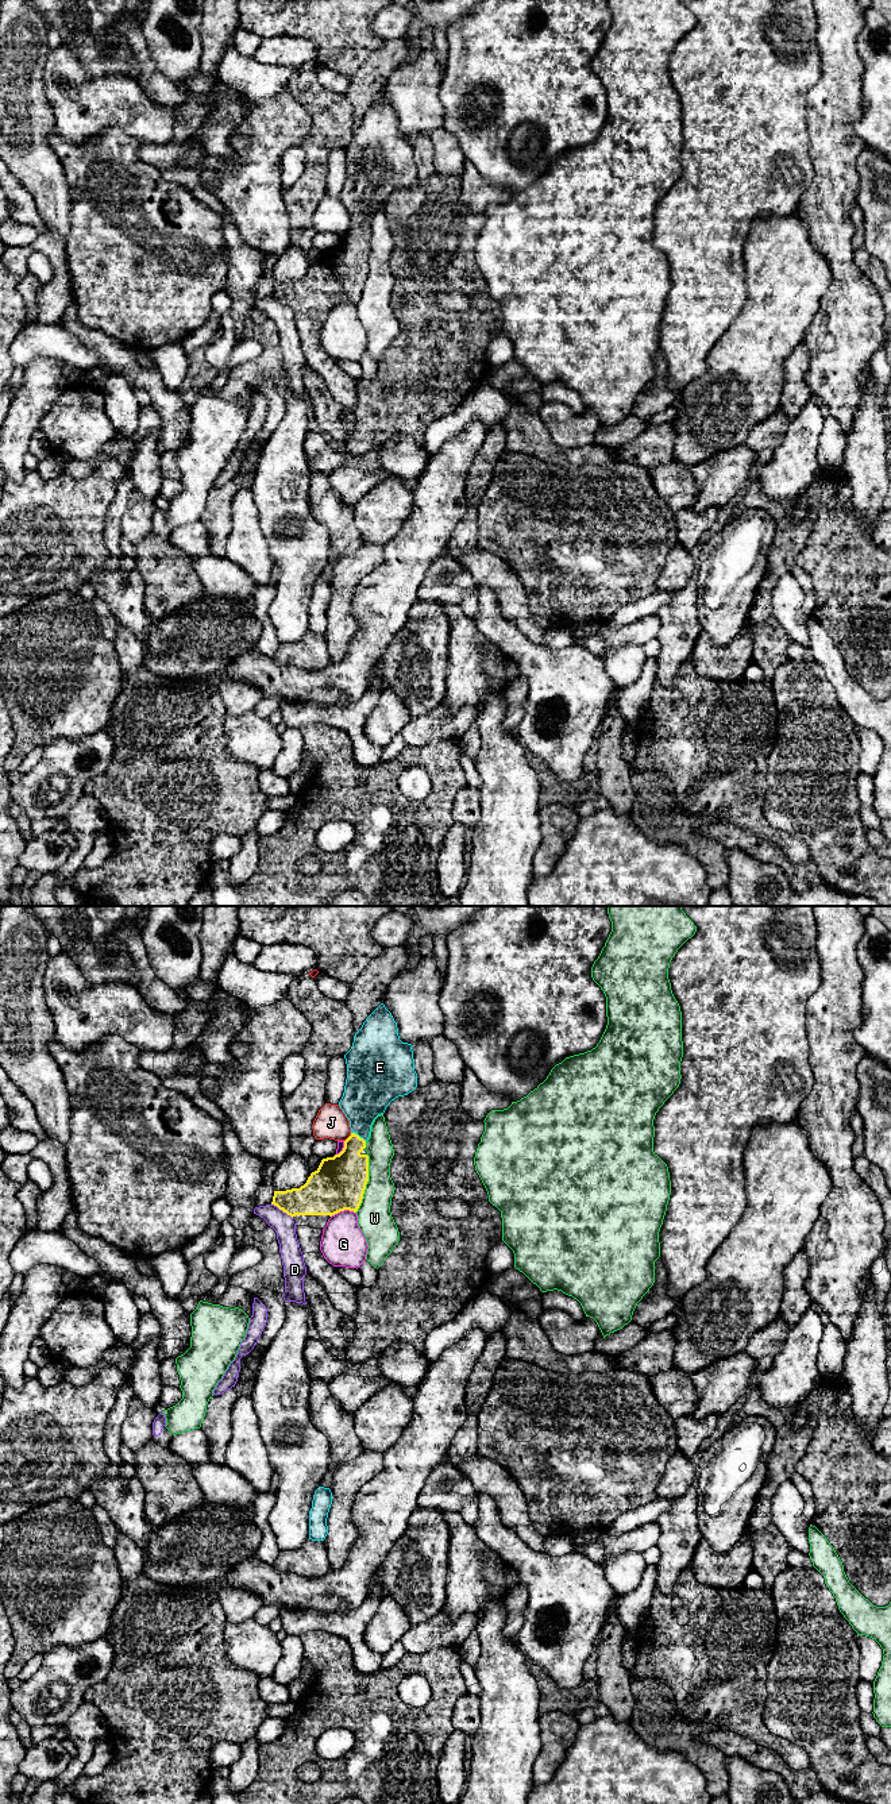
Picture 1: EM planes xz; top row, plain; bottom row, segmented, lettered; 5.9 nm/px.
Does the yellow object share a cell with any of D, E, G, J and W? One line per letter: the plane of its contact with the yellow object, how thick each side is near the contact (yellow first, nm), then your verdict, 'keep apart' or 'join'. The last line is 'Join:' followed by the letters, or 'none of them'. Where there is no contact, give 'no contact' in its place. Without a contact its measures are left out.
D: contact in xz; calibres 240 and 130 nm; keep apart
E: contact in xz; calibres 260 and 280 nm; keep apart
G: contact in xz; calibres 320 and 260 nm; keep apart
J: contact in xz; calibres 280 and 190 nm; keep apart
W: contact in xz; calibres 320 and 200 nm; keep apart
Join: none of them

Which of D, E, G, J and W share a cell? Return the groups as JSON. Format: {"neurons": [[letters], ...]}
{"neurons": [["D"], ["E"], ["G"], ["J"], ["W"]]}

